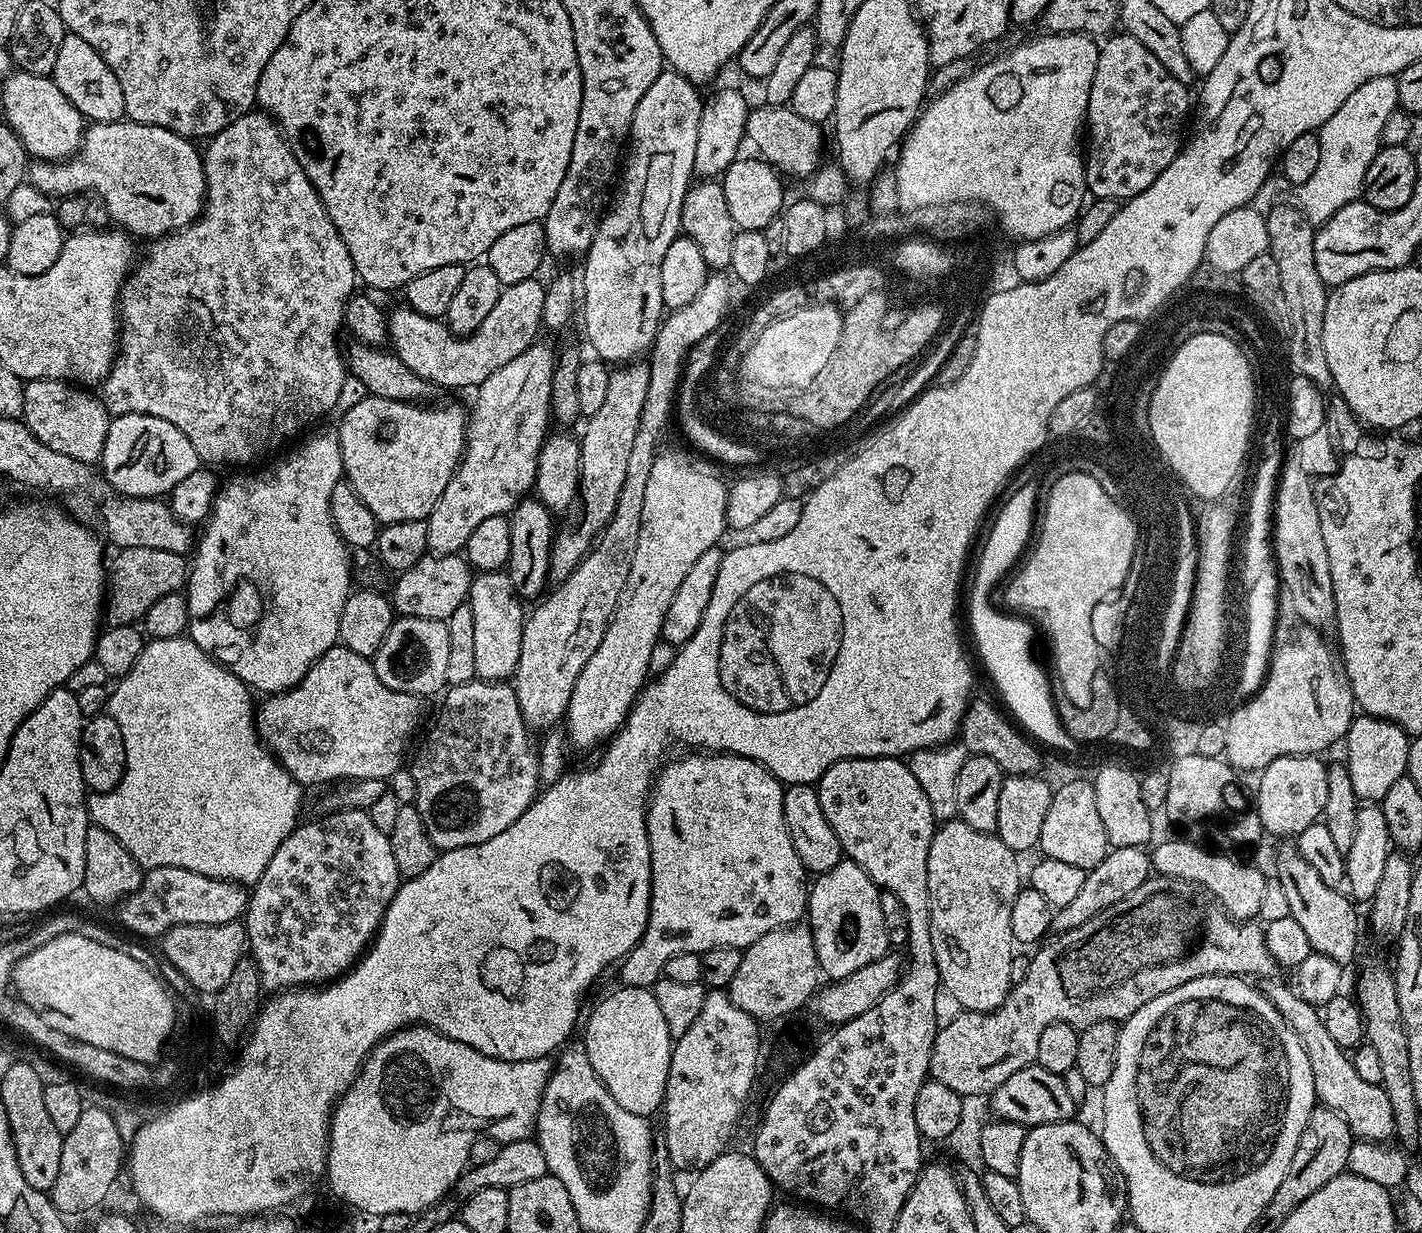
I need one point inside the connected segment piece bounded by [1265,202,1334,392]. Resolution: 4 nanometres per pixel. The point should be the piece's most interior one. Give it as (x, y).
(1290, 235)

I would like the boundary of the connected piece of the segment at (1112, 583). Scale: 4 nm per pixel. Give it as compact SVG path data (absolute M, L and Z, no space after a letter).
M1070 472L1066 473L1064 477L1055 477L1052 482L1052 489L1050 489L1049 492L1047 489L1046 492L1046 510L1040 521L1038 546L1034 552L1030 554L1032 564L1028 564L1028 568L1024 568L1024 576L1020 576L1020 580L1016 580L1016 584L1012 584L1012 589L1011 592L1008 592L1008 597L1011 599L1012 605L1015 605L1016 608L1024 608L1025 612L1032 612L1032 616L1036 616L1036 620L1041 620L1041 623L1044 623L1045 627L1050 629L1051 636L1056 643L1056 659L1060 666L1060 675L1063 676L1063 686L1067 688L1068 695L1071 696L1072 700L1076 701L1076 704L1088 705L1090 699L1093 697L1092 681L1094 679L1094 672L1098 670L1102 661L1098 642L1094 640L1093 631L1091 630L1091 614L1094 611L1094 606L1103 600L1109 599L1113 594L1119 593L1123 587L1128 571L1130 570L1131 560L1135 554L1138 525L1133 519L1133 515L1129 509L1119 505L1118 502L1114 502L1090 474Z

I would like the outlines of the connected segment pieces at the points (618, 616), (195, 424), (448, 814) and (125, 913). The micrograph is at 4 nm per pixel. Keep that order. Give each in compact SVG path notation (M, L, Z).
M680 448L661 451L654 458L654 466L650 466L650 478L642 498L638 547L634 550L634 562L630 562L626 586L622 586L622 594L618 594L618 606L606 626L606 634L602 634L602 642L598 642L598 650L594 650L594 654L590 654L590 662L582 666L582 674L578 674L578 682L574 682L574 690L570 694L566 713L566 739L569 745L599 749L607 745L624 725L624 719L649 679L648 667L652 664L656 643L661 643L664 620L668 617L670 602L674 602L674 594L678 594L678 586L682 586L682 578L690 574L690 566L698 562L701 554L721 543L719 540L726 533L729 485L726 480L724 484L723 478L716 473L715 463L695 451L687 451L683 452Z
M253 110L253 111L250 111L250 112L247 112L247 114L246 114L246 115L244 115L244 116L243 116L243 117L242 117L242 118L238 118L238 119L237 119L237 120L235 120L235 121L234 121L234 122L230 122L230 126L226 126L226 130L222 130L222 131L221 131L221 132L219 132L219 133L218 133L218 135L217 135L217 136L214 136L214 137L211 137L211 139L209 139L209 140L208 140L208 141L207 141L207 144L208 144L208 149L207 149L207 148L206 148L206 147L205 147L205 148L204 148L204 149L203 149L203 152L202 152L202 159L203 159L203 161L204 161L204 207L203 207L203 208L201 208L201 210L200 210L200 215L199 215L199 216L197 216L197 217L196 217L196 219L195 219L195 220L193 220L193 221L192 221L192 223L190 223L190 224L187 224L187 225L186 225L186 227L185 227L185 228L179 228L179 229L178 229L178 231L176 231L176 232L170 232L170 233L168 233L168 235L167 235L167 236L158 236L158 237L155 237L155 239L153 239L153 240L152 240L152 241L151 241L151 243L149 243L149 244L152 244L152 245L150 245L150 246L149 246L149 248L148 248L148 249L146 249L146 250L145 250L145 252L144 252L144 261L142 261L142 262L141 262L141 264L140 264L140 261L139 261L139 263L137 263L137 264L136 264L136 265L135 265L135 267L133 267L133 268L132 268L132 269L131 269L131 271L129 271L129 273L128 273L128 275L127 275L127 277L126 277L126 279L125 279L125 281L124 281L124 283L123 283L123 284L121 284L121 286L120 286L120 299L119 299L119 301L118 301L118 351L117 351L117 353L116 353L116 361L115 361L115 362L113 362L113 363L112 363L112 368L111 368L111 370L110 370L110 371L109 371L109 372L108 372L108 376L107 376L107 378L105 378L105 379L104 379L104 383L103 383L103 385L102 385L102 387L101 387L101 388L100 388L100 389L99 389L99 392L98 392L98 396L99 396L99 398L100 398L100 400L102 400L102 401L103 401L103 404L104 404L104 406L105 406L105 408L106 408L106 410L107 410L107 411L108 411L108 415L109 415L109 417L112 417L112 418L115 418L115 417L118 417L118 416L125 416L125 415L126 415L126 414L146 414L146 415L147 415L147 416L153 416L153 417L154 417L154 418L162 418L162 419L163 419L163 420L165 420L165 421L166 421L166 422L170 422L170 426L178 426L178 430L182 430L182 434L186 434L186 438L190 438L190 442L191 442L191 443L192 443L192 445L193 445L193 446L194 446L194 450L195 450L195 451L196 451L196 452L197 452L197 453L198 453L198 455L199 455L199 456L200 456L200 458L201 458L201 461L204 461L204 462L207 462L207 463L208 463L208 464L209 464L209 465L212 465L212 466L217 466L217 465L216 465L216 464L248 464L248 463L250 463L250 462L251 462L251 460L256 460L256 459L258 459L258 458L259 458L259 456L264 456L264 455L266 455L266 454L267 454L267 452L272 452L272 451L274 451L274 450L275 450L275 448L280 448L280 447L281 447L281 448L280 448L280 449L283 449L283 448L284 448L284 447L285 447L285 445L284 445L284 446L283 446L283 444L284 444L284 443L286 443L286 442L287 442L287 440L288 440L288 439L290 439L290 438L291 438L291 436L296 436L296 435L297 435L297 436L296 436L296 437L299 437L299 436L300 436L300 435L301 435L301 433L300 433L300 434L299 434L299 432L300 432L300 431L302 431L302 430L303 430L303 428L304 428L304 427L306 427L306 426L307 426L307 424L308 424L308 423L310 423L310 422L311 422L311 420L316 420L316 419L318 419L318 418L319 418L319 416L324 416L324 415L326 415L326 414L327 414L327 412L328 412L328 411L330 411L330 410L331 410L331 408L332 408L332 407L333 407L333 408L334 408L334 409L335 409L335 408L336 408L336 407L337 407L337 405L339 405L339 403L340 403L340 395L341 395L341 394L342 394L342 386L343 386L343 385L344 385L344 383L346 383L346 356L345 356L345 353L344 353L344 352L343 352L343 351L342 351L342 344L341 344L341 348L340 348L340 332L341 332L341 333L342 333L342 329L343 329L343 328L344 328L344 327L345 327L345 323L344 323L344 311L345 311L345 310L346 310L346 306L347 306L347 302L348 302L348 299L349 299L349 298L350 298L350 297L352 297L352 296L353 296L353 293L355 293L355 292L356 292L356 291L357 291L357 288L358 288L358 286L356 286L356 284L357 284L357 285L358 285L358 277L357 277L357 274L356 274L356 267L355 267L355 266L354 266L354 262L353 262L353 261L352 261L352 259L351 259L351 258L350 258L350 250L346 250L346 242L342 242L342 238L341 238L341 237L340 237L340 235L339 235L339 234L338 234L338 230L337 230L337 229L336 229L336 227L335 227L335 226L334 226L334 222L330 222L330 214L326 214L326 206L325 206L325 205L324 205L324 203L323 203L323 202L322 202L322 198L321 198L321 197L320 197L320 196L319 196L319 194L317 194L317 193L316 193L316 191L315 191L315 190L314 190L314 186L313 186L313 185L312 185L312 183L311 183L311 182L310 182L310 178L306 178L306 174L305 174L305 173L304 173L304 167L302 167L302 165L300 165L300 163L299 163L299 162L298 162L298 158L297 158L297 157L296 157L296 156L295 156L295 155L294 155L294 153L293 153L293 152L292 152L292 148L291 148L291 146L290 146L290 145L289 145L289 144L288 144L288 142L287 142L287 140L285 140L285 138L284 138L284 136L283 136L283 134L281 134L281 133L280 133L280 128L279 128L279 126L277 126L277 124L276 124L276 121L275 121L275 120L273 120L273 119L272 119L272 117L271 117L271 116L269 116L269 115L268 115L268 113L267 113L267 112L265 112L265 111L263 111L263 110Z
M481 680L451 685L443 693L448 716L444 716L428 732L410 760L412 777L416 783L416 809L430 834L430 842L438 850L474 846L502 834L506 826L518 822L534 803L542 788L538 744L528 733L529 721L522 714L516 689L503 680Z
M162 866L147 869L143 873L138 890L120 901L118 911L129 933L140 938L160 938L174 926L218 926L240 920L248 907L249 895L247 887L237 886L227 880L210 878L206 874L182 870L178 866Z

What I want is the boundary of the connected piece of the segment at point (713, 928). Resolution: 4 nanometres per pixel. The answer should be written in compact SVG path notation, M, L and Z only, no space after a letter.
M688 754L681 760L669 759L656 773L651 793L648 797L648 841L650 842L650 870L652 871L652 897L648 907L648 925L635 948L619 961L620 981L623 987L642 987L651 989L661 979L666 962L674 954L702 953L714 950L714 946L734 946L749 948L762 934L770 934L775 928L786 928L789 924L803 921L808 906L809 877L802 862L790 842L790 830L784 825L782 798L785 785L770 770L763 768L756 760L731 754Z

